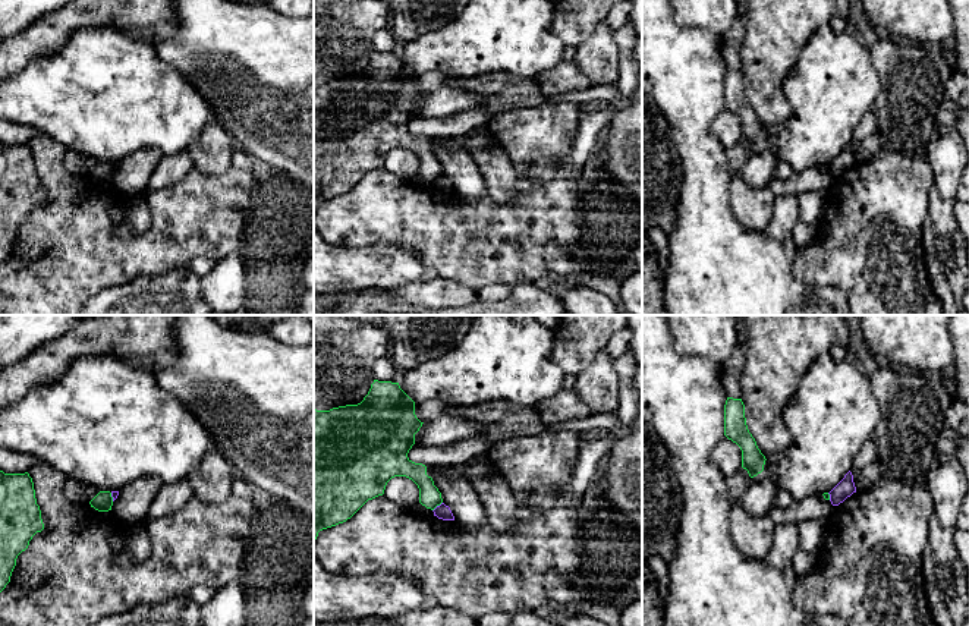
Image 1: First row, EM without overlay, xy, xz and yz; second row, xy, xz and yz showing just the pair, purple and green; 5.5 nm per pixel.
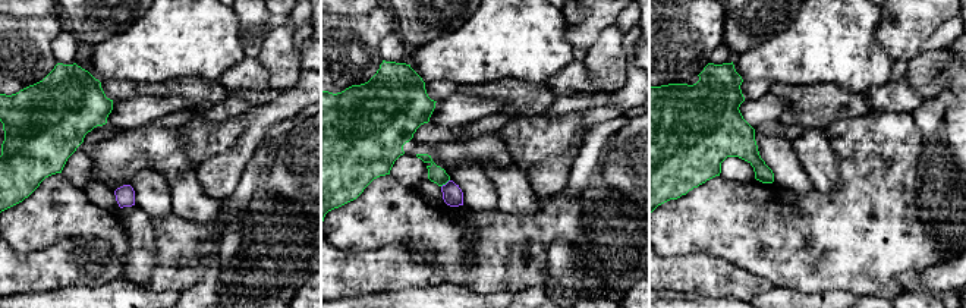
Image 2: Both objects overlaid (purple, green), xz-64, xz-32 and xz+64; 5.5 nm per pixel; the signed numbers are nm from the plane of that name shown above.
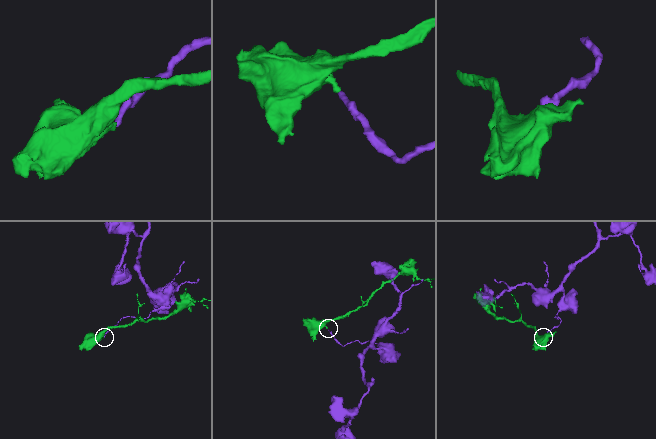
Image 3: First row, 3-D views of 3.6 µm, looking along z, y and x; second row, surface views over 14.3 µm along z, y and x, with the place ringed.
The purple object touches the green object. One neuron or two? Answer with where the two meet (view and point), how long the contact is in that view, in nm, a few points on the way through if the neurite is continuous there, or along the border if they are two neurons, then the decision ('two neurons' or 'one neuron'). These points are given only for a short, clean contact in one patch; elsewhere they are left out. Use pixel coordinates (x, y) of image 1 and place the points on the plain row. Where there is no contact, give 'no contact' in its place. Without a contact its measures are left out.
xz (437, 178) | 80 nm | along xz (441, 173), (433, 182) | two neurons

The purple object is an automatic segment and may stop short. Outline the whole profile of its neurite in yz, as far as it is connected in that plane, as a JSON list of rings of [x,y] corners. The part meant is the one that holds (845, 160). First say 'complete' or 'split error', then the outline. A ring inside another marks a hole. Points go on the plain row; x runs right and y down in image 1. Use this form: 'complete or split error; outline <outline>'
complete; outline [[[849,142],[844,150],[828,164],[830,173],[833,177],[839,177],[843,174],[847,169],[850,169],[853,164],[856,164],[856,158],[853,154],[853,147]]]

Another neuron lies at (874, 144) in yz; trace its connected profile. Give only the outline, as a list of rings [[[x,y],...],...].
[[[875,130],[863,139],[855,158],[856,161],[868,161],[883,151],[891,151],[891,145],[878,130]]]

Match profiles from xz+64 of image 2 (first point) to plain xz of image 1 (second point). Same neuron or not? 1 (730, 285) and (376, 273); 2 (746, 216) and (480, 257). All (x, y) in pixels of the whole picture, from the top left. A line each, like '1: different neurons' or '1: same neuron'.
1: same neuron
2: same neuron

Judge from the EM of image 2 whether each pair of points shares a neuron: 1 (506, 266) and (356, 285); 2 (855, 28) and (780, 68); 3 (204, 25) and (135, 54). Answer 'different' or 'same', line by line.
1: different
2: same
3: same

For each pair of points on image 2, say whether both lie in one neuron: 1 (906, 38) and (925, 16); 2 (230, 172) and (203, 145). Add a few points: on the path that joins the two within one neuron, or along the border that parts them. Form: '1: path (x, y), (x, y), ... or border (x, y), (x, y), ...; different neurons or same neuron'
1: path (909, 32), (919, 22); same neuron
2: border (241, 135), (227, 150), (198, 164); different neurons

